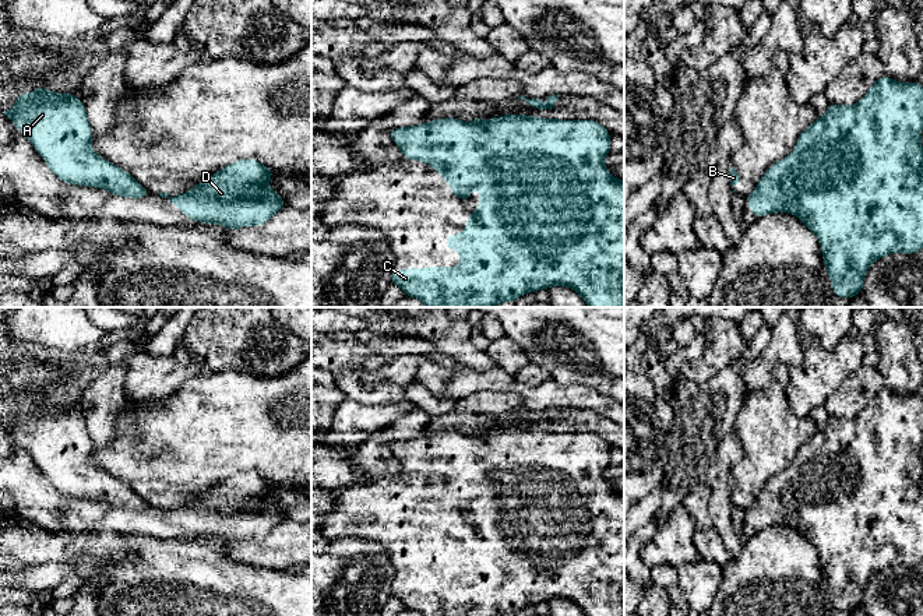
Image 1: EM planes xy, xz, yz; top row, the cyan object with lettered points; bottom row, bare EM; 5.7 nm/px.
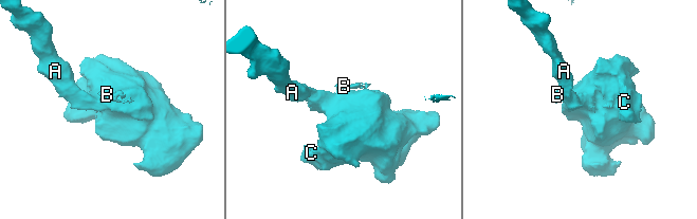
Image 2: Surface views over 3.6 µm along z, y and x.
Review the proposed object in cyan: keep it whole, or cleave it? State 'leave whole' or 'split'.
split

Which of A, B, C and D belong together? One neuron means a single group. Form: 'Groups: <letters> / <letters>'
Groups: A C D / B

